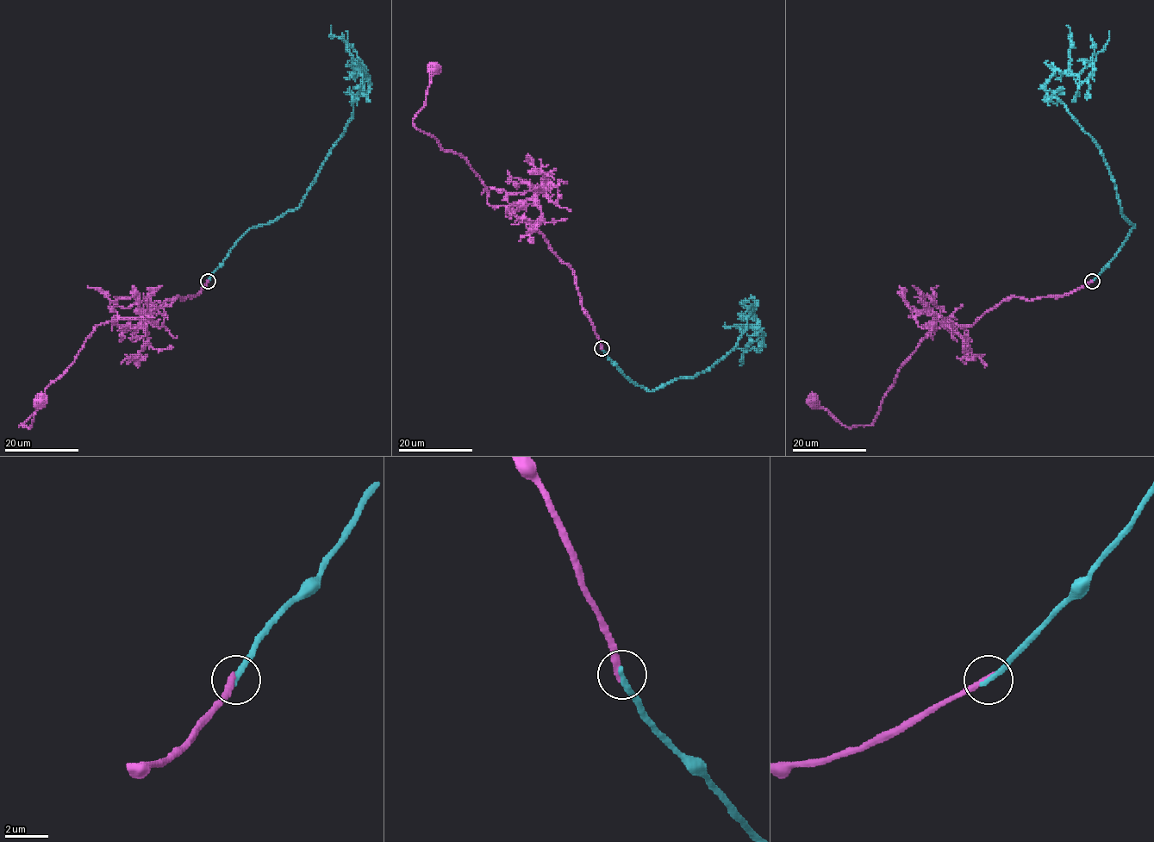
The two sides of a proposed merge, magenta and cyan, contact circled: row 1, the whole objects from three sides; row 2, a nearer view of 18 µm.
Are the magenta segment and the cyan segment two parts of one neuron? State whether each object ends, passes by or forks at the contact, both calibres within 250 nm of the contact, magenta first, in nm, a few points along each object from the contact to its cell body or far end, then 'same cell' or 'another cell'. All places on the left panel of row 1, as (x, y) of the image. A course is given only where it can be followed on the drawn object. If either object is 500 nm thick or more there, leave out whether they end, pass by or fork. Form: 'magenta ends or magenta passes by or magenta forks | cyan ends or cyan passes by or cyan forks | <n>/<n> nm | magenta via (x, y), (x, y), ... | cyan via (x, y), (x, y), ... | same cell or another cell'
magenta ends | cyan ends | 320/280 nm | magenta via (208, 282), (196, 296), (167, 299), (140, 325), (93, 327), (19, 425), (30, 427), (40, 401) | cyan via (208, 282), (251, 228), (300, 205), (342, 134), (354, 96), (364, 88), (359, 70), (370, 83), (344, 35) | same cell

